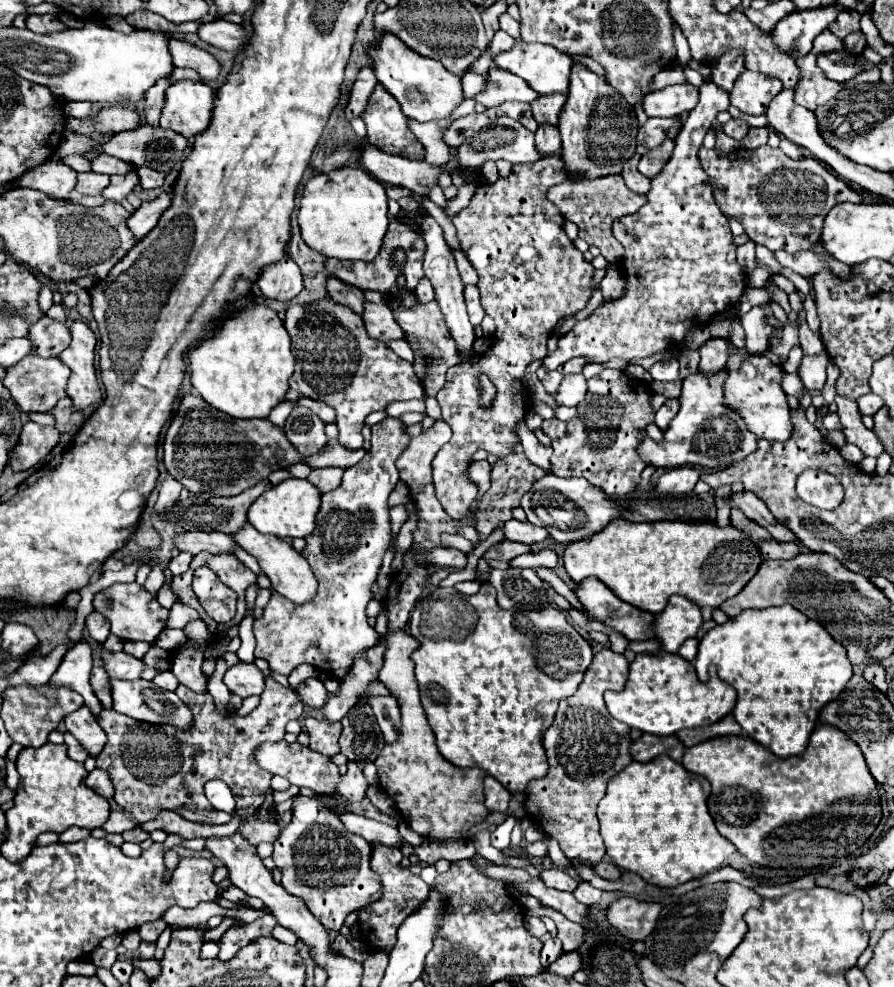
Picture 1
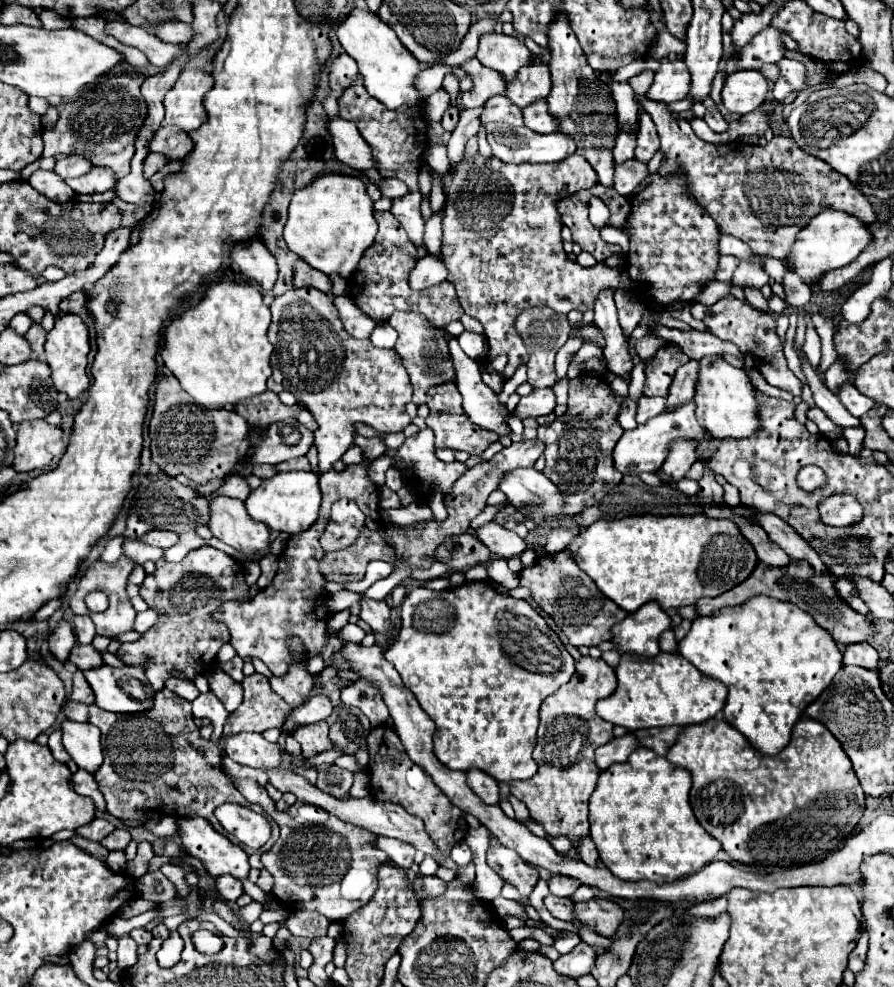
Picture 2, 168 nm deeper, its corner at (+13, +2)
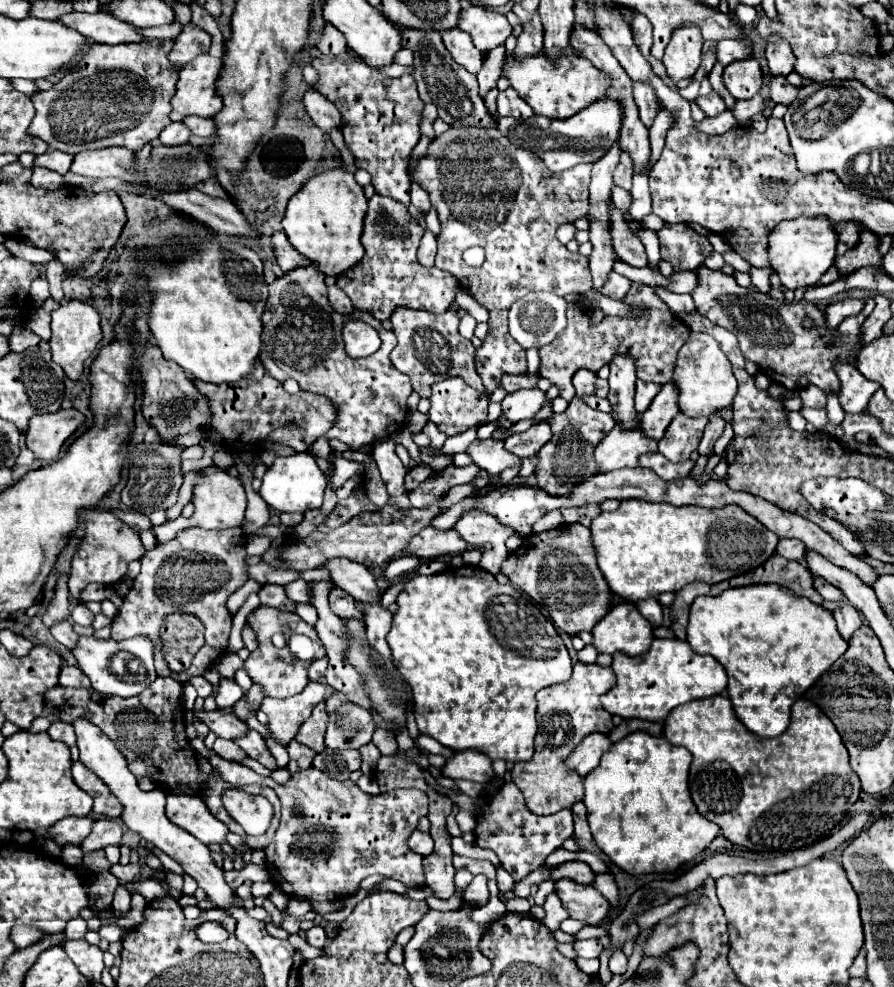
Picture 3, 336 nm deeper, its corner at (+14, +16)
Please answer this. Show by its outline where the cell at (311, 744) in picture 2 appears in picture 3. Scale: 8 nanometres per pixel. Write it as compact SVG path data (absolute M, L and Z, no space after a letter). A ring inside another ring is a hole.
M318 704L310 718L304 720L304 724L300 726L300 732L296 734L296 740L300 744L306 744L308 748L312 748L314 752L322 752L324 750L324 732L328 726L328 714L324 704Z

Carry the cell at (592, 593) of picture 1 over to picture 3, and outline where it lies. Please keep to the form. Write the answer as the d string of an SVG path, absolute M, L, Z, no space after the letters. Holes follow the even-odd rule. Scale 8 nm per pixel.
M568 524L542 534L526 536L522 546L504 560L502 572L514 586L542 604L552 622L570 636L582 630L592 630L598 620L612 610L612 592L596 568L590 532L584 526Z

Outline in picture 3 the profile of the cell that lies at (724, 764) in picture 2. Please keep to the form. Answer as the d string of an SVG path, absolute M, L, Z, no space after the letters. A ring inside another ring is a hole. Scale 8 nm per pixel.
M720 694L720 696L714 696L714 698L704 698L704 700L696 700L696 702L688 702L688 704L682 704L680 708L674 708L674 712L666 718L664 722L664 736L670 744L674 746L684 746L686 750L692 752L692 766L690 766L690 794L692 794L692 800L698 808L698 812L716 822L720 828L722 828L722 834L732 842L732 844L738 844L738 846L744 846L748 850L756 850L760 854L786 854L786 852L792 852L792 850L800 850L800 848L808 848L808 846L814 846L818 842L822 842L826 836L830 836L838 826L844 826L846 824L846 818L848 818L848 810L850 806L858 800L858 780L856 780L856 774L852 772L850 764L848 764L848 750L844 748L844 742L840 740L840 734L836 732L834 724L828 720L828 716L824 716L824 712L820 712L820 708L816 708L816 704L812 704L810 700L806 698L800 698L796 700L796 704L792 706L792 722L788 726L788 730L778 736L778 738L758 738L756 734L748 732L744 728L744 724L740 724L740 720L734 716L734 710L732 710L732 704L728 700L728 696Z

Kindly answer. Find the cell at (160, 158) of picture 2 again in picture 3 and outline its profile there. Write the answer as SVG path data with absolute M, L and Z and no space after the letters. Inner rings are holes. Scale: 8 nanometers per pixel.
M172 122L164 132L160 132L160 144L162 146L180 146L186 144L190 138L190 130L182 122Z

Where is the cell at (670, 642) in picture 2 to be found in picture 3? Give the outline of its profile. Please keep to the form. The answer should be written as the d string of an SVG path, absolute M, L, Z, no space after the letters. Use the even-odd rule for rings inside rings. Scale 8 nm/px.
M656 598L640 600L640 602L636 602L636 606L646 620L650 620L654 626L662 626L662 606Z

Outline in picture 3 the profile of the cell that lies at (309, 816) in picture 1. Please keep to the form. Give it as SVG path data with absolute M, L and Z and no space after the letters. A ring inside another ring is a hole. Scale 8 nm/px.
M204 736L192 740L196 752L220 772L232 786L262 784L270 786L282 802L282 822L272 844L264 850L266 862L274 874L274 884L288 896L300 900L342 900L358 892L358 884L372 876L384 874L408 886L424 884L422 856L406 846L406 838L416 828L418 818L428 812L428 796L416 788L402 788L378 796L362 792L352 780L338 782L316 768L294 774L286 784L276 784L268 776L260 776L248 766L224 760L212 748L204 746ZM294 806L302 806L302 814L294 814ZM310 832L332 832L326 840L310 840Z

